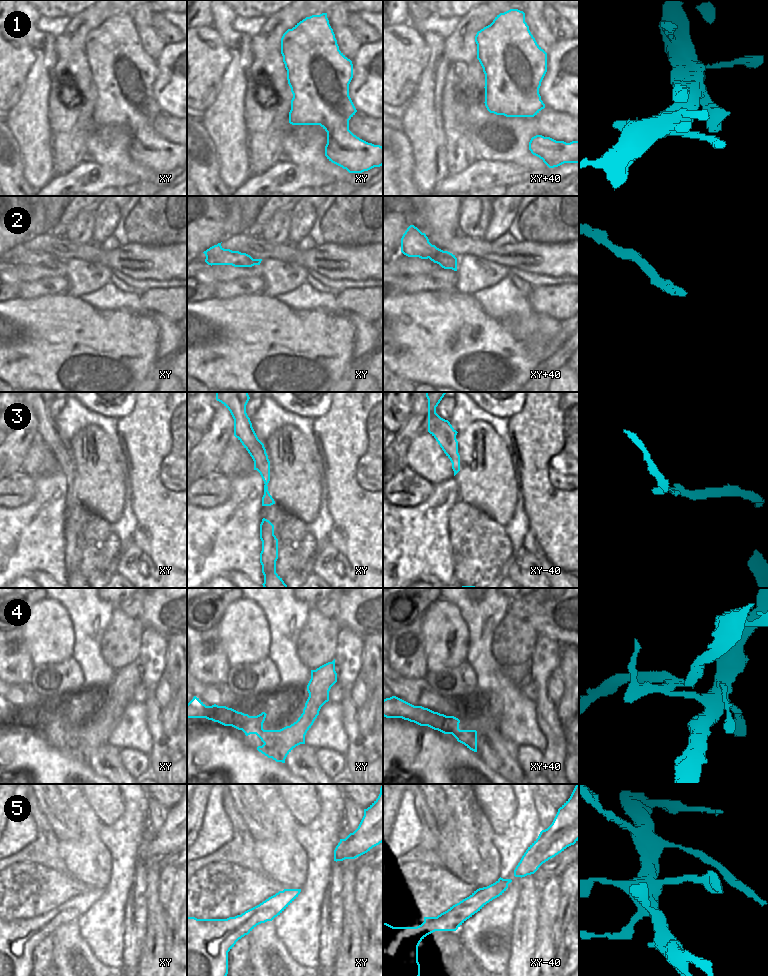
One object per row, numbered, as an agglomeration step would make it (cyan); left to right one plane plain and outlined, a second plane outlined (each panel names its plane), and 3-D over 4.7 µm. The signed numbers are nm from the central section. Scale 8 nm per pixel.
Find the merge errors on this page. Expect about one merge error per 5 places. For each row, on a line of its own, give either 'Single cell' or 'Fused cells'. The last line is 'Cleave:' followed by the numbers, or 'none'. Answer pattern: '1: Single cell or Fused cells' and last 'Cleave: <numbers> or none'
1: Single cell
2: Single cell
3: Single cell
4: Single cell
5: Single cell
Cleave: none

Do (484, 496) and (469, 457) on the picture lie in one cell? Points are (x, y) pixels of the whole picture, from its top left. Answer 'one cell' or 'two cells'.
one cell

